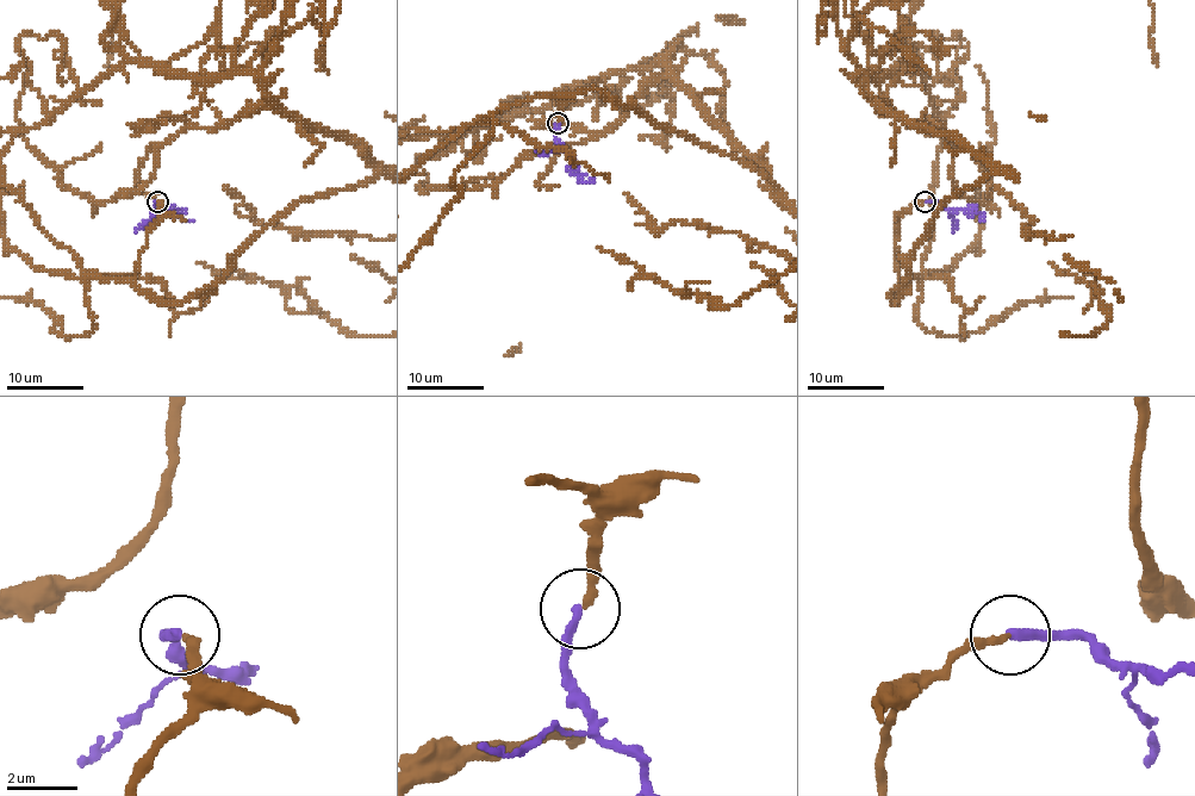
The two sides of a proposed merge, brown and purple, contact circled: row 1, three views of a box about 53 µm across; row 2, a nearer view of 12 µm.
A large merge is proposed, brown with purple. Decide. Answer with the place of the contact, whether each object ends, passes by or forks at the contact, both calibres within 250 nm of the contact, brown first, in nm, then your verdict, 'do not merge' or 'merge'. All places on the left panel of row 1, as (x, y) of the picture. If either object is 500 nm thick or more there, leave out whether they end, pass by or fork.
(157, 201) | brown ends | purple ends | 220/280 nm | merge

